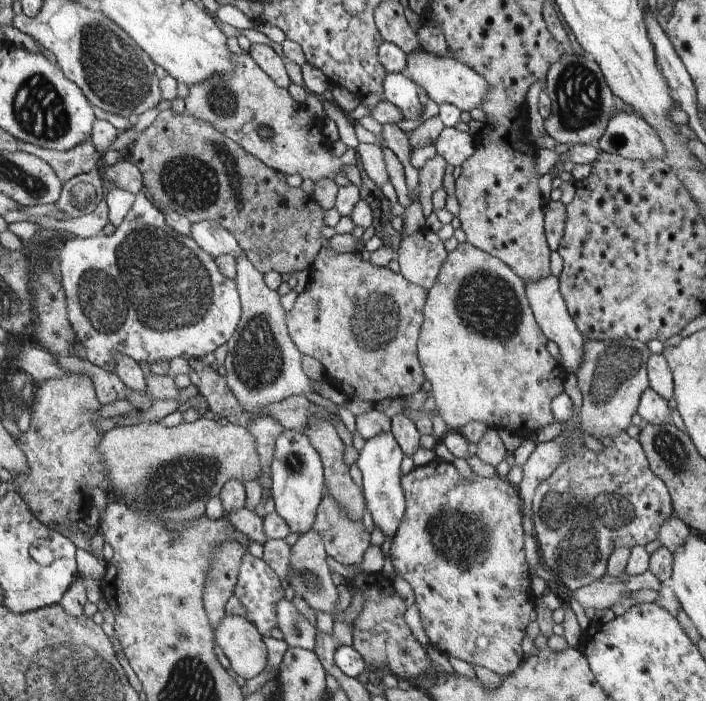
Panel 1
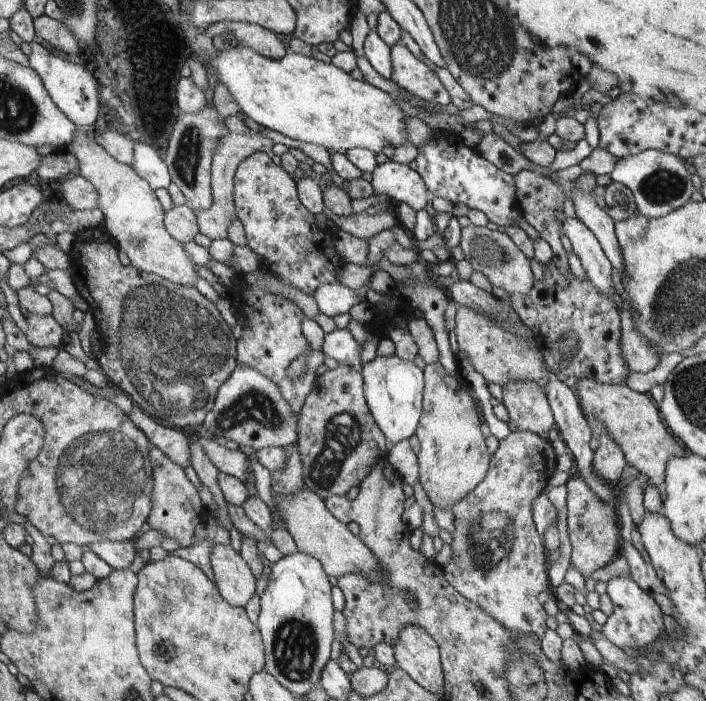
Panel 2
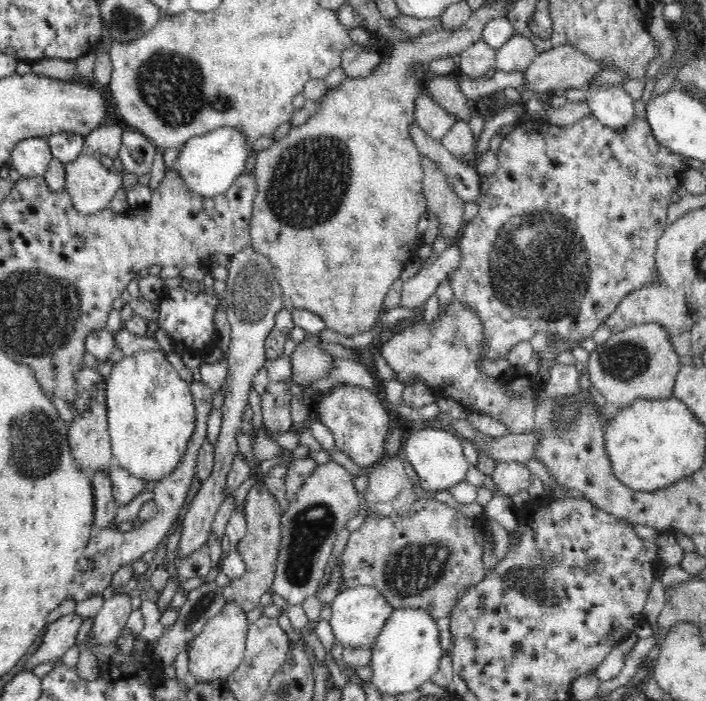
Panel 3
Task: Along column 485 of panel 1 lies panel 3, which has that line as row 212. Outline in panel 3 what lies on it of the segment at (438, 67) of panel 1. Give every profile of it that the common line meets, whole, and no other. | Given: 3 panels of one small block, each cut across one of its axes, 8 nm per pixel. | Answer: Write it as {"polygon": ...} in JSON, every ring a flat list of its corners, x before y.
{"polygon":[[85,150,72,162,65,163,65,191,73,202,74,208,82,214,100,213,110,205,114,194,122,186,122,177,112,173,109,168,100,163,100,159,91,151]]}

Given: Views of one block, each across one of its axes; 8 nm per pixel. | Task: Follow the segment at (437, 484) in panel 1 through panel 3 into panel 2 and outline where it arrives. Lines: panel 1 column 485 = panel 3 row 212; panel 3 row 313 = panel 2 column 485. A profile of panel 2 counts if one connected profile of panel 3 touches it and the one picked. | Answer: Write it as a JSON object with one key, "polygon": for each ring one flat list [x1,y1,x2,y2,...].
{"polygon":[[509,432,500,440,495,454,492,454,491,469,487,477,476,489,463,500,450,508,454,513,454,532,451,545,454,551,452,562,443,568,447,582,459,592,463,598,477,605,483,612,494,618,514,637,518,632,538,632,544,624,546,632,546,610,538,602,538,594,548,587,548,566,546,566,546,550,544,542,536,532,533,514,530,514,532,500,541,494,546,487,546,480,554,472,556,456,550,446,550,440,542,439,530,432]]}

